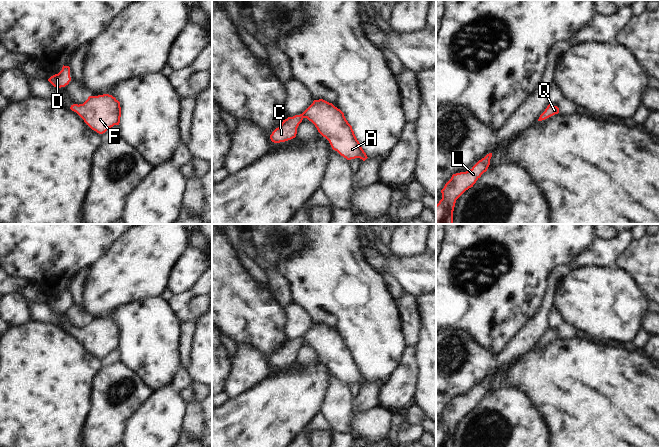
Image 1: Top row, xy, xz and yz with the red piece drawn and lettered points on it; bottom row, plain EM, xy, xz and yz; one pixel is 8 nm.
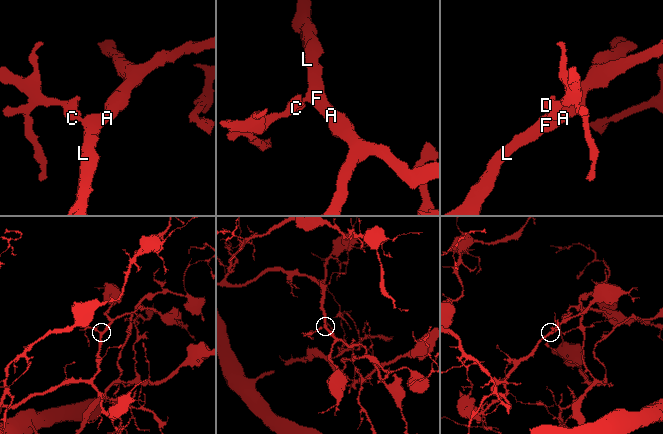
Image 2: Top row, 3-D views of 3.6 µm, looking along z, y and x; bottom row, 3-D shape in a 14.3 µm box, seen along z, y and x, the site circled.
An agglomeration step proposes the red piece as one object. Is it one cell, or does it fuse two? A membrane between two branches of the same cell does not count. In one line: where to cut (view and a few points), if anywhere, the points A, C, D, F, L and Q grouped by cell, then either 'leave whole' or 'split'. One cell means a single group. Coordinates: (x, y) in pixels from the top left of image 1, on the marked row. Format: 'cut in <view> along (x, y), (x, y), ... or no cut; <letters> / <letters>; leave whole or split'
no cut; A C D F L Q; leave whole

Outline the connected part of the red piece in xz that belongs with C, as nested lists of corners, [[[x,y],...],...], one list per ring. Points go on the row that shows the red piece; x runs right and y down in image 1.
[[[323,99],[314,100],[302,114],[283,120],[270,135],[271,141],[280,143],[295,138],[297,128],[304,118],[311,121],[329,141],[332,149],[347,160],[360,158],[365,161],[368,158],[344,113]]]

